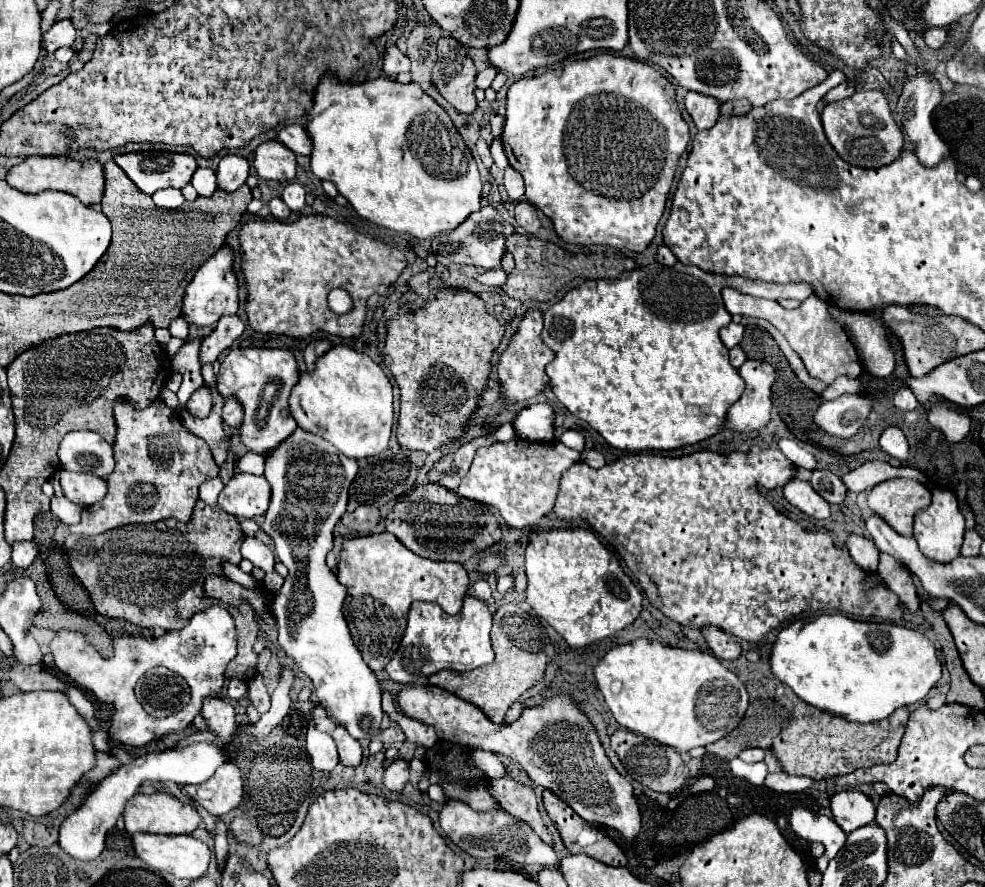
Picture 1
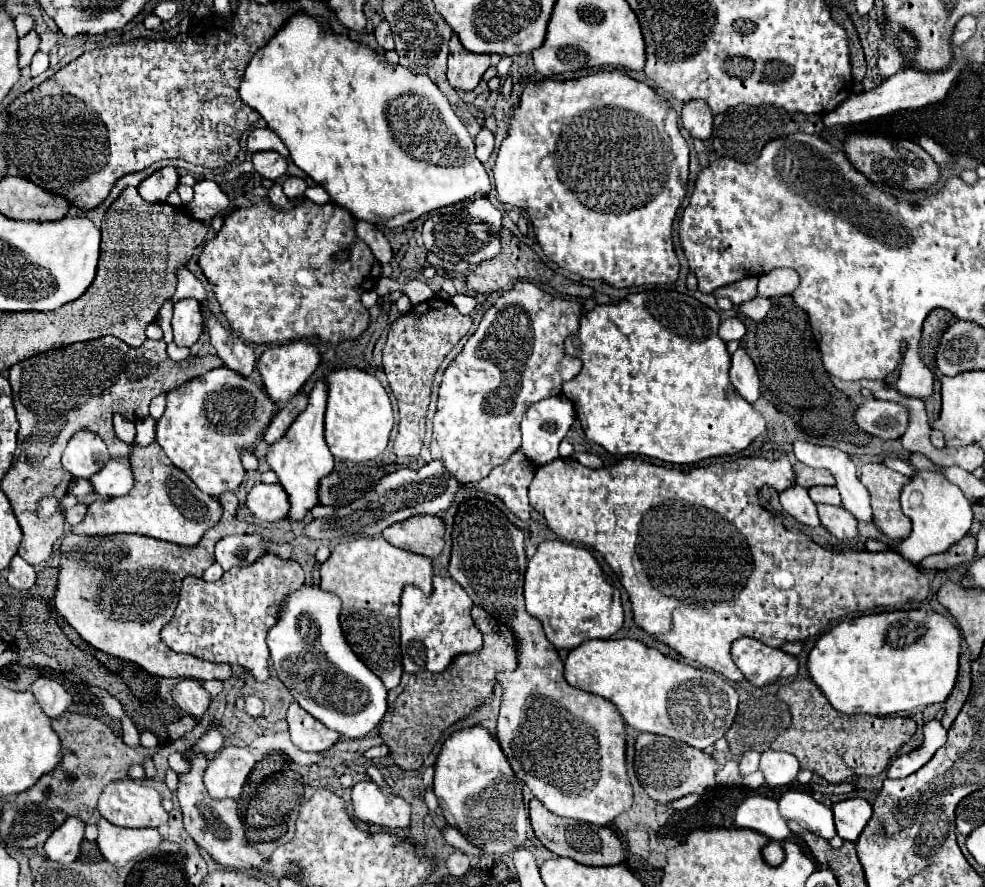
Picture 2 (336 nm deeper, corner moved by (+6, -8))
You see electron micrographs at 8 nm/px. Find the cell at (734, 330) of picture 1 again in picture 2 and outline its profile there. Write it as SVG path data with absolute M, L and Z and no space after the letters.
M726 318L722 324L720 324L720 330L718 330L718 336L724 340L724 342L730 342L730 340L742 340L746 328L744 324L738 320L738 318Z

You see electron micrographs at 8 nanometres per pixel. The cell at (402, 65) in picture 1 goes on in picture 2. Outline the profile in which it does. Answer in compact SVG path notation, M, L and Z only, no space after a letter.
M382 20L376 30L374 30L374 36L378 40L378 44L384 48L384 50L394 50L394 40L392 40L392 32L390 32L390 26L386 20Z

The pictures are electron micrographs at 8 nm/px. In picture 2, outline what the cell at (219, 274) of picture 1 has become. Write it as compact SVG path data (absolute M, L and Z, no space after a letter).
M184 298L174 304L174 316L172 316L174 344L192 346L200 338L202 328L204 328L204 318L198 300Z

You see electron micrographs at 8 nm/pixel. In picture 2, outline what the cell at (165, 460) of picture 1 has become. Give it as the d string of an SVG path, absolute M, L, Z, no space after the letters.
M152 442L148 446L132 448L132 476L134 488L112 500L96 500L88 506L84 520L78 526L72 526L72 532L78 536L110 536L110 534L142 534L158 540L174 542L180 546L196 546L204 532L222 516L218 498L202 494L196 484L172 462L158 446Z

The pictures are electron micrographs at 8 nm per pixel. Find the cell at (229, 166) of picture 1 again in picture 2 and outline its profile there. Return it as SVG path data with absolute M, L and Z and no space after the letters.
M202 180L194 186L194 200L186 206L192 218L200 222L210 222L214 216L226 212L230 206L228 196L214 180Z

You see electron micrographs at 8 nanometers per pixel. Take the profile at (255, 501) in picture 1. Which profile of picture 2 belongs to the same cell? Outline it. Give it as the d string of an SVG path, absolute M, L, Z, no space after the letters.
M256 484L246 496L246 508L260 520L276 522L288 512L288 496L278 484Z

